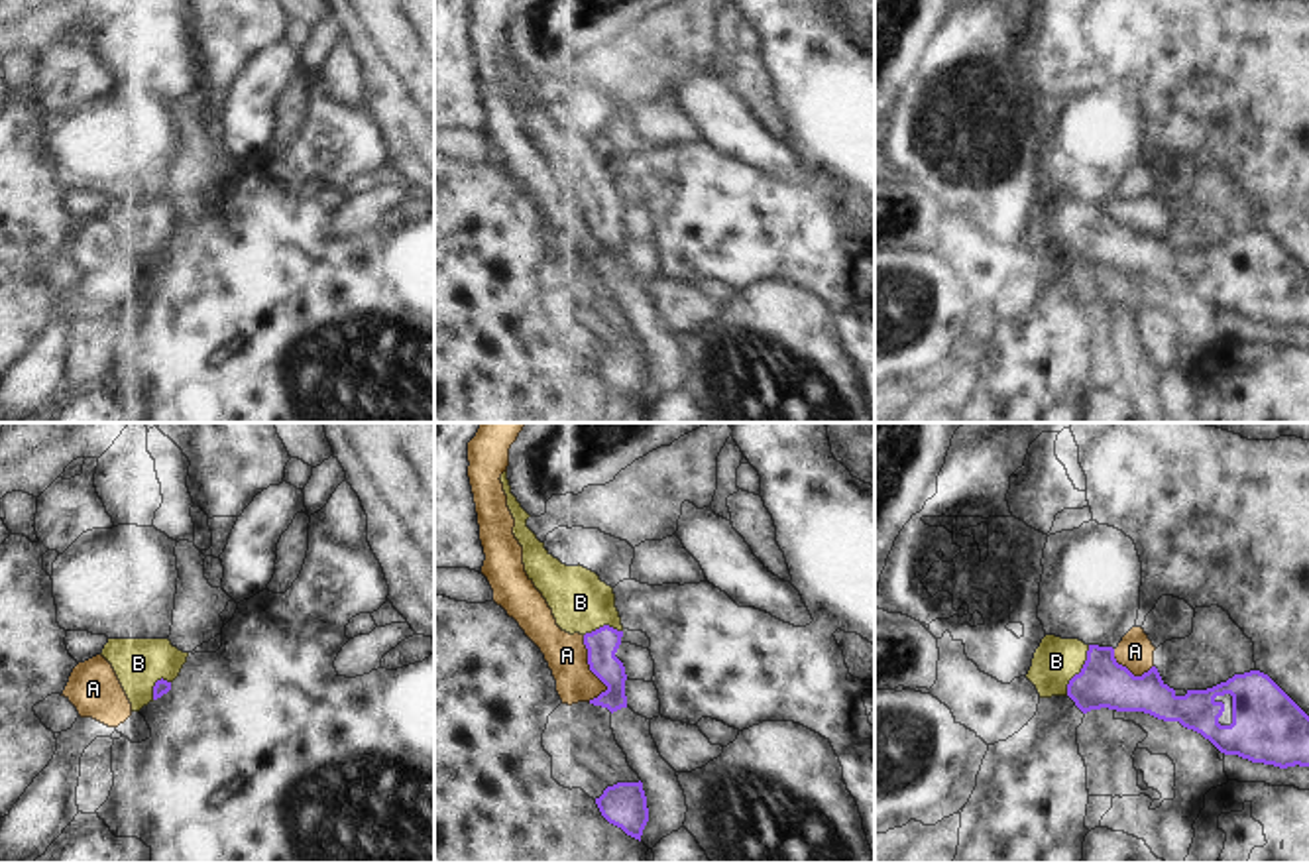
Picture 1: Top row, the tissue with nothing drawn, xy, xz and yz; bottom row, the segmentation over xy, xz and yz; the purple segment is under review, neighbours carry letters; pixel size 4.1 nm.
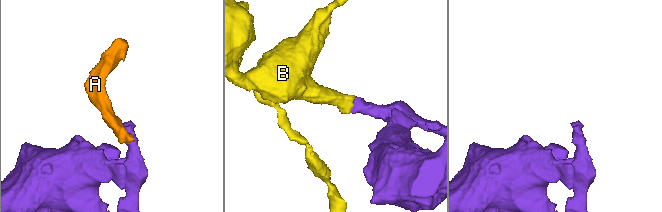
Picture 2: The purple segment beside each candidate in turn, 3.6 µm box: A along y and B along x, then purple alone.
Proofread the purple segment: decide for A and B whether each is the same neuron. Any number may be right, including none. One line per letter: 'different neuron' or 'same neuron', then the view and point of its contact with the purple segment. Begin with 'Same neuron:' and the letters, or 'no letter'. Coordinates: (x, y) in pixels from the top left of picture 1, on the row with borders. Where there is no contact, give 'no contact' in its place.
Same neuron: B
A: different neuron; contact xz (590, 669)
B: same neuron; contact yz (1081, 671)

